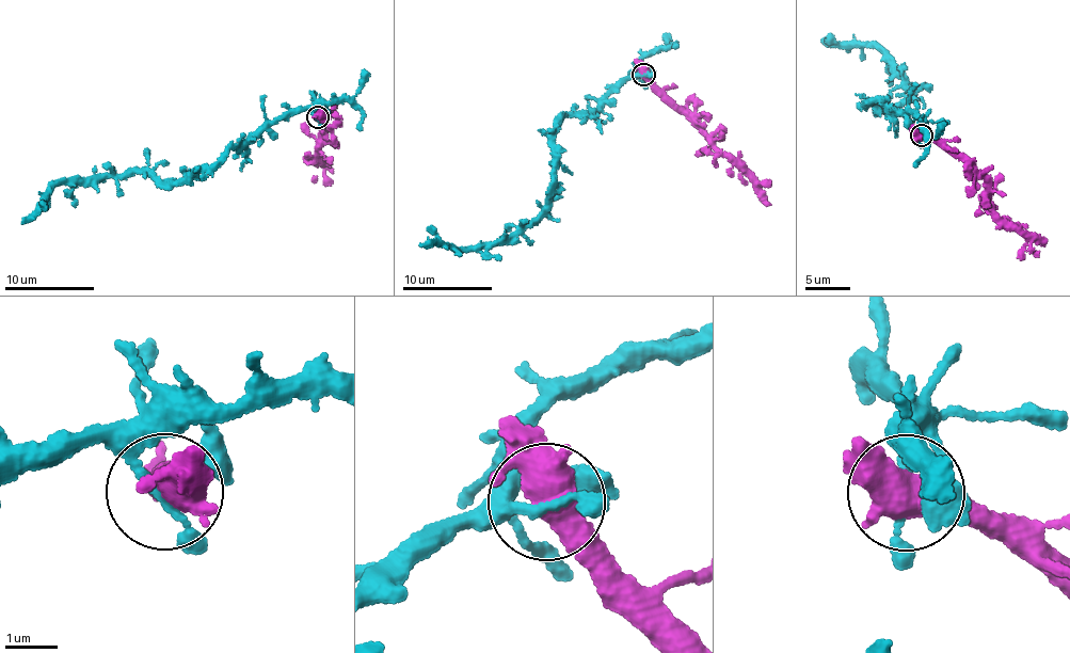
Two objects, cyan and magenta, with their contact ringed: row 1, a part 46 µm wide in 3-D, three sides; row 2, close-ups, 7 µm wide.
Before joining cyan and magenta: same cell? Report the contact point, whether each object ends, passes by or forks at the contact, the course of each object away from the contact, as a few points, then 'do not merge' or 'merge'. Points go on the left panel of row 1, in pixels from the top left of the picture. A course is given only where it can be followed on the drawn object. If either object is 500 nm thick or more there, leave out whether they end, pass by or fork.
place (317, 117); cyan passes by; magenta forks; course cyan (318, 118), (306, 108), (269, 122), (213, 163), (165, 185), (133, 173), (48, 188), (21, 223); course magenta (318, 116), (323, 121), (318, 157), (321, 159), (312, 180); do not merge

